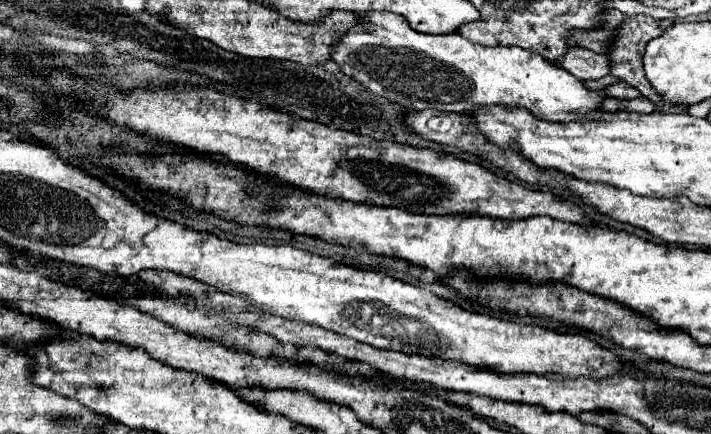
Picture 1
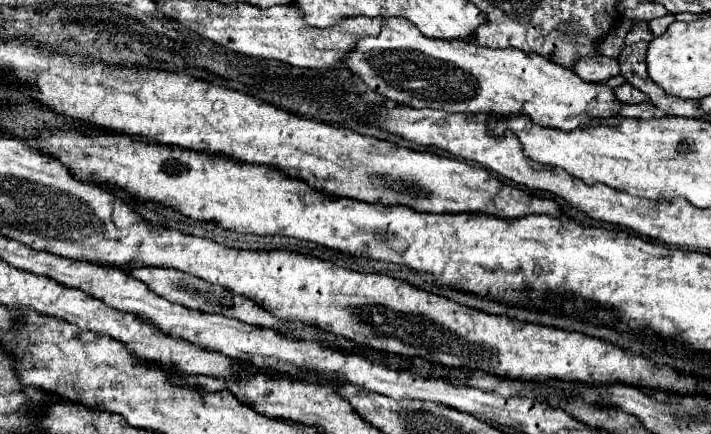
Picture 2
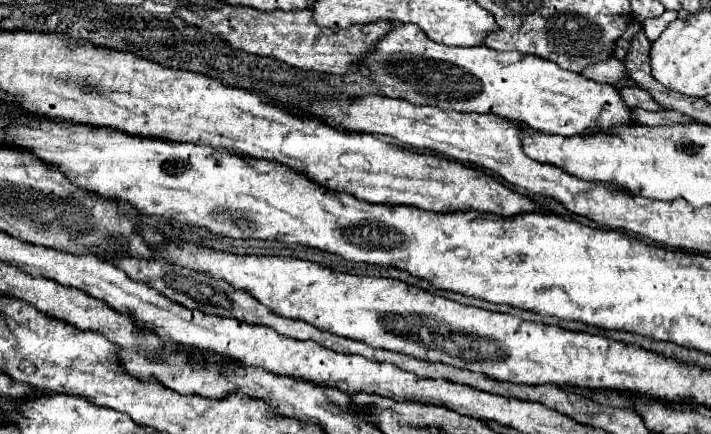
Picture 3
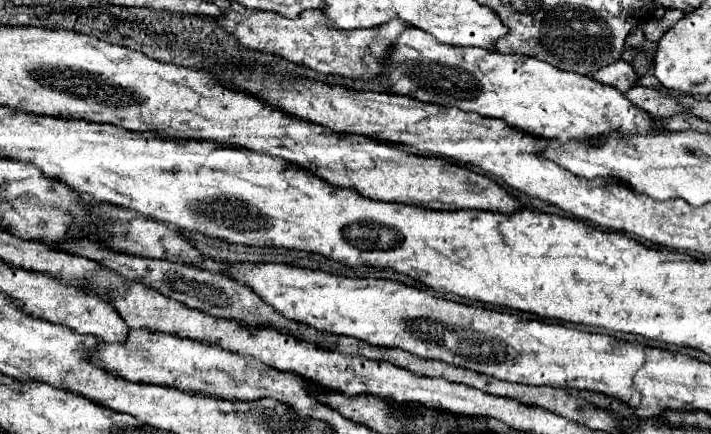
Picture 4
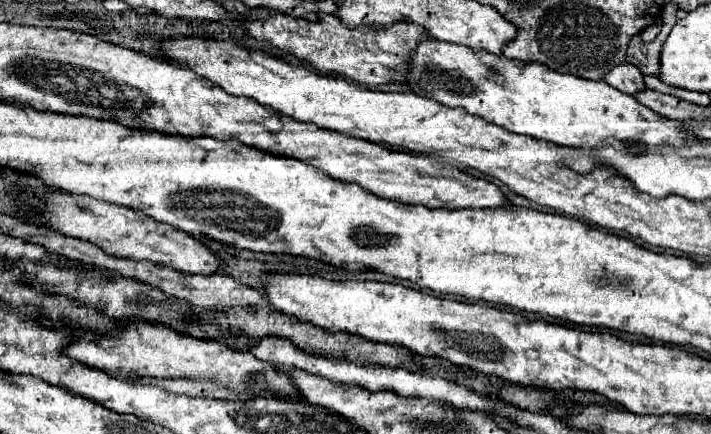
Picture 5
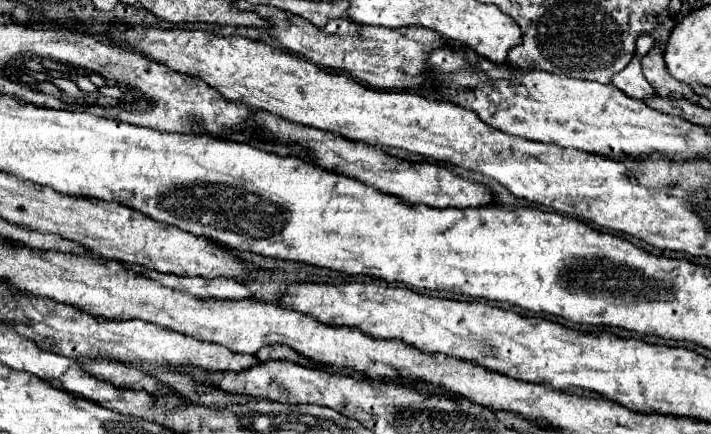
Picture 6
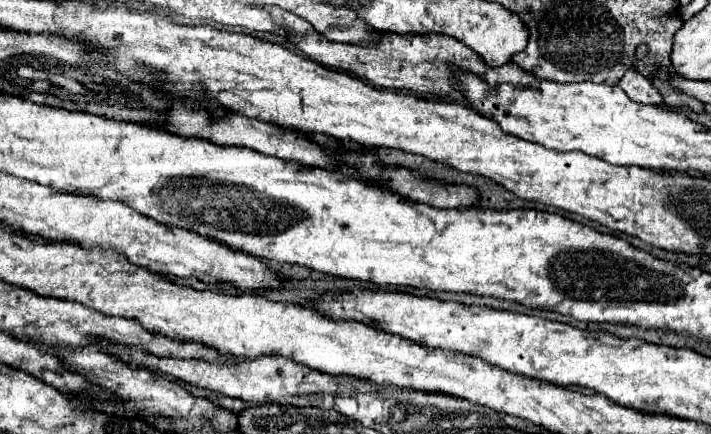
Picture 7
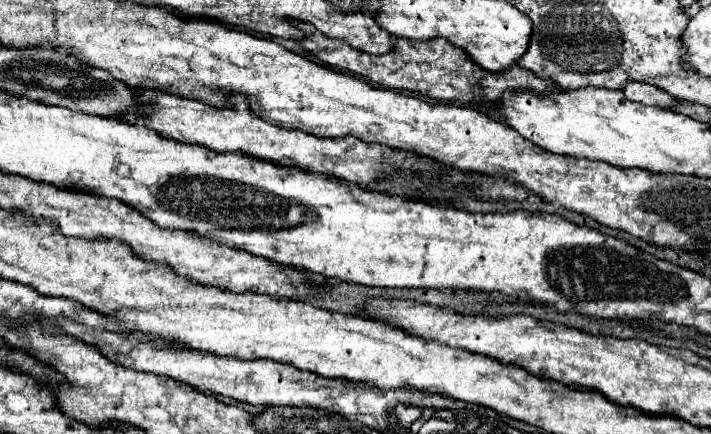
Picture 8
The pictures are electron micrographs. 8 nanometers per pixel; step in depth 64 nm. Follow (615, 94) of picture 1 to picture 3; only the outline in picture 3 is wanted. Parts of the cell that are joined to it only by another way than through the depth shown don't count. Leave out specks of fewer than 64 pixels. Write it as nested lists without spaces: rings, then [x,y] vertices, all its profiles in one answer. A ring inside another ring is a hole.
[[[624,86],[624,88],[620,88],[620,96],[622,96],[624,104],[630,106],[630,108],[638,106],[638,108],[646,108],[646,110],[662,110],[654,102],[654,98],[650,98],[650,94],[646,90],[638,88],[638,86]]]

